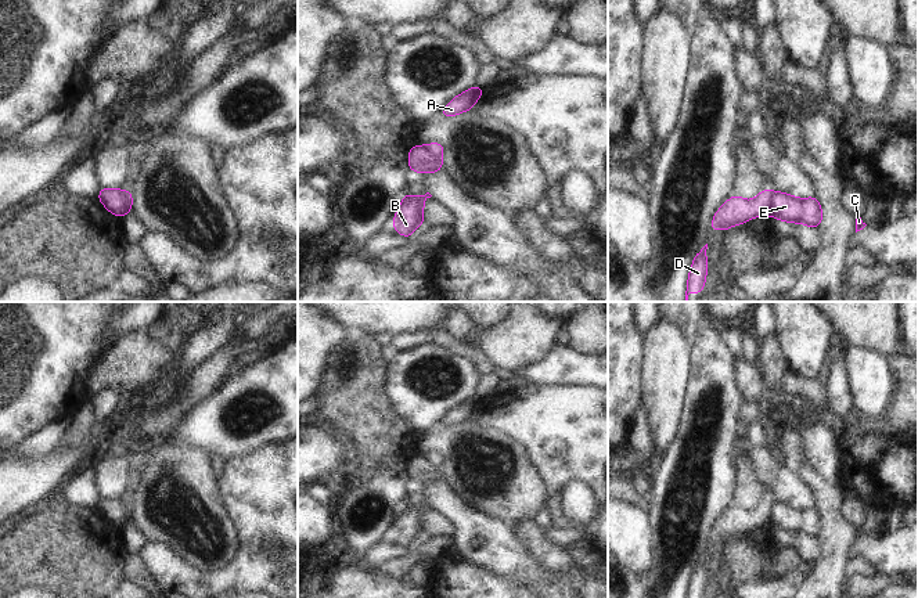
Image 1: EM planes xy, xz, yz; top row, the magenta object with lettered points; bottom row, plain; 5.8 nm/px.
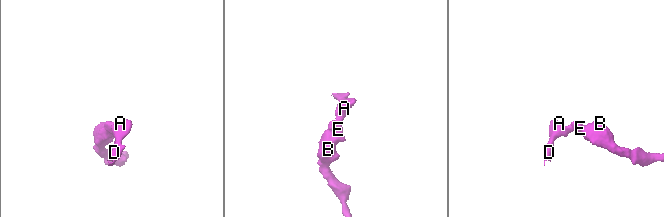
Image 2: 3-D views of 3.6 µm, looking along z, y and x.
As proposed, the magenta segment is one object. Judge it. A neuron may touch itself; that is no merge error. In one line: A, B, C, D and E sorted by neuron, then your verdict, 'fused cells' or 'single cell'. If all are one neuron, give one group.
groups A D / B C E; fused cells

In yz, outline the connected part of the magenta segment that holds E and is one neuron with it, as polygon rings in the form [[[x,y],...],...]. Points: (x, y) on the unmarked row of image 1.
[[[771,501],[770,525],[788,533],[804,533],[813,538],[818,538],[822,530],[822,520],[816,507],[800,509],[777,501]]]

